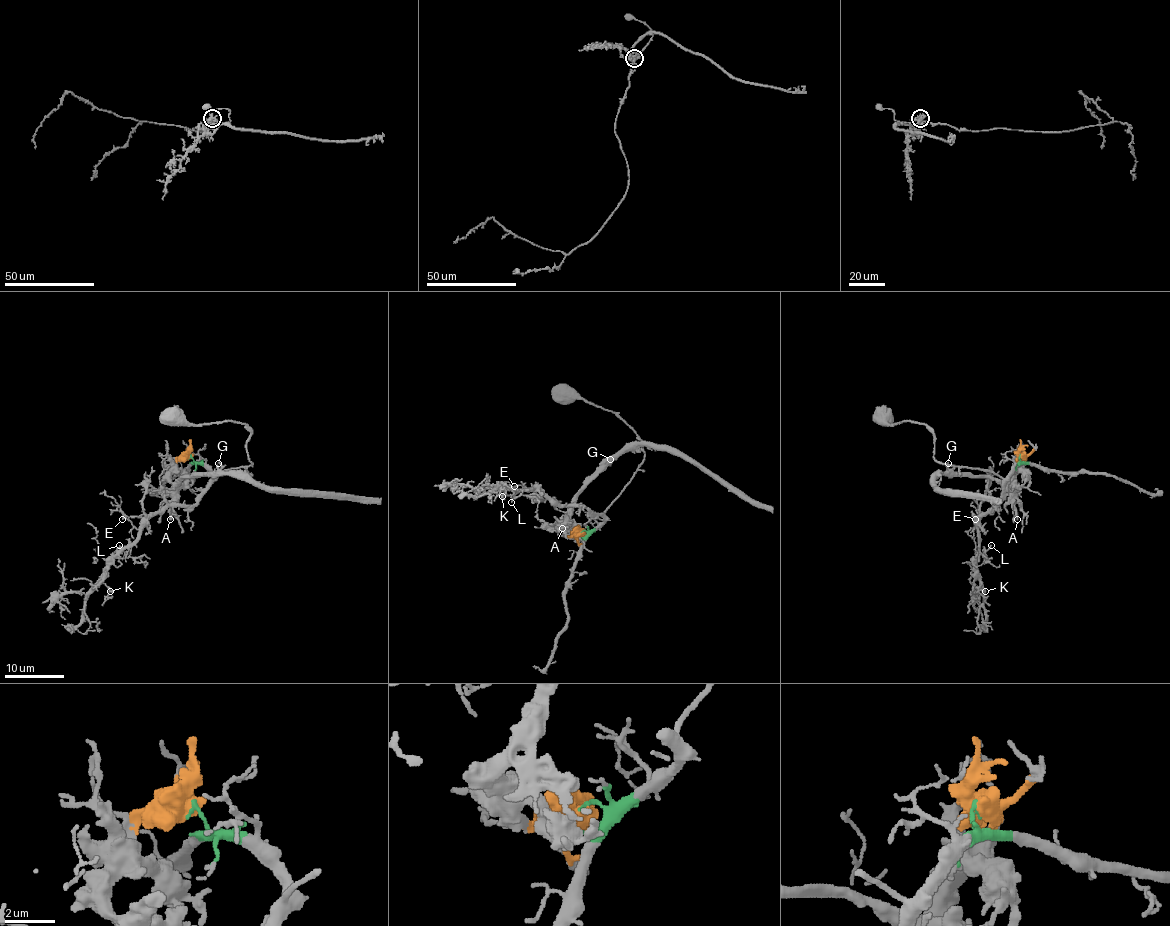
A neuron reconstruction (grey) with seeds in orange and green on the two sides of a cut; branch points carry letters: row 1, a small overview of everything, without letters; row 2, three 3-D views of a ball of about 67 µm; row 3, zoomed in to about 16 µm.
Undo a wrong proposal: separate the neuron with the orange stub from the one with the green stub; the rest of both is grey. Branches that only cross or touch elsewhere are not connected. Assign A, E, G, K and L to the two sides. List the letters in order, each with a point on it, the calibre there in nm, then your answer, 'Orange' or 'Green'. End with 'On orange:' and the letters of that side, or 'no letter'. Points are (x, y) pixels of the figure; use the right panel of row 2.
A: Place: (1017, 519). Thickness 280 nm. Orange
E: Place: (975, 519). Thickness 130 nm. Green
G: Place: (948, 463). Thickness 110 nm. Orange
K: Place: (985, 591). Thickness 150 nm. Green
L: Place: (991, 545). Thickness 110 nm. Green
On orange: A, G

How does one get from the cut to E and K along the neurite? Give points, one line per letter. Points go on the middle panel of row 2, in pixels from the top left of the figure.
E: (582, 532), (593, 532), (603, 521), (600, 515), (594, 515), (585, 506), (556, 505), (542, 493), (514, 485)
K: (582, 532), (593, 532), (603, 521), (585, 506), (556, 505), (539, 490), (493, 490), (505, 490), (502, 496)

